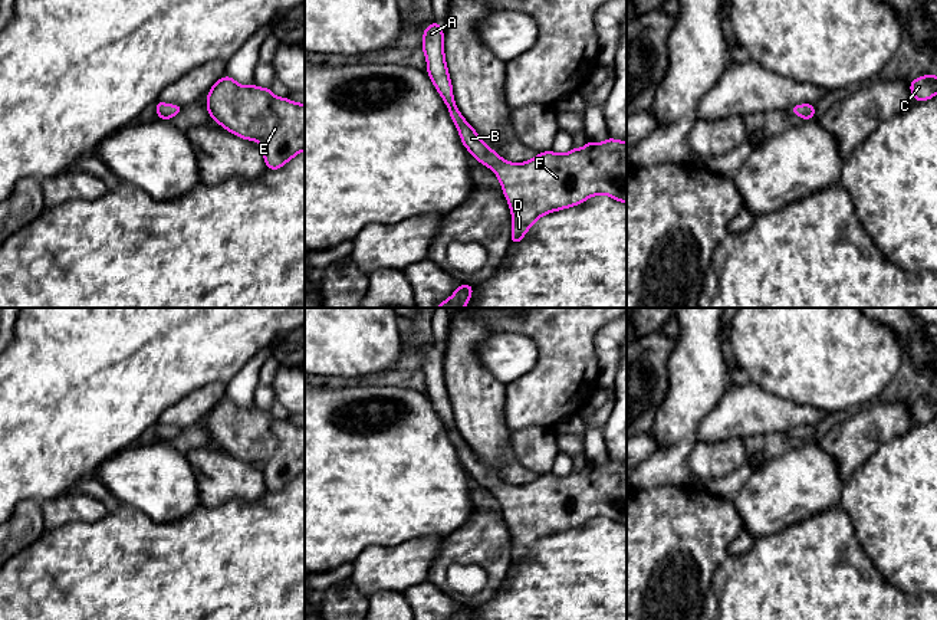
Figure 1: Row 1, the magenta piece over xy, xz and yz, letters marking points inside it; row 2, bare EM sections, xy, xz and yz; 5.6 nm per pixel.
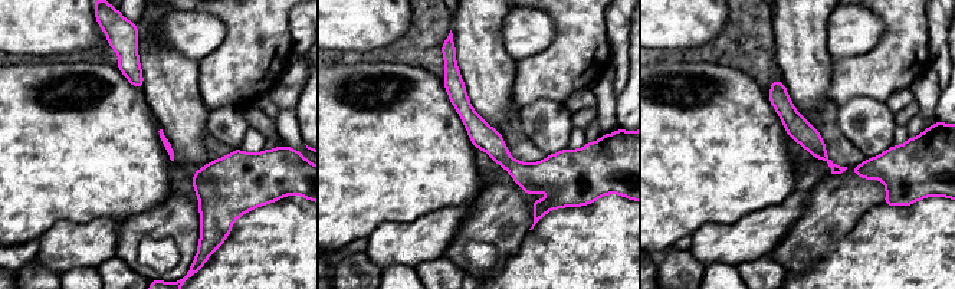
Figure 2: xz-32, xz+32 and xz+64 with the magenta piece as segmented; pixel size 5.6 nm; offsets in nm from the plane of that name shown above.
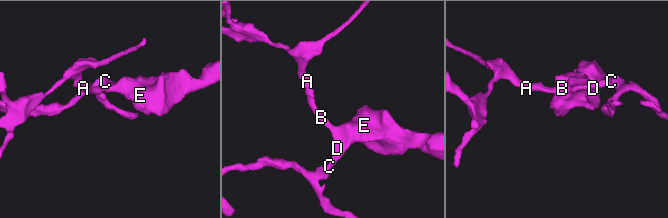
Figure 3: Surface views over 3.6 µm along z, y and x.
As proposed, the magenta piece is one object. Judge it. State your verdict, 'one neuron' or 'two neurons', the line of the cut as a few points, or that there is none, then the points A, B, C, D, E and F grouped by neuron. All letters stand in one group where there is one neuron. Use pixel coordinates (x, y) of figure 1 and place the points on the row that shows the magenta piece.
one neuron; cut none; groups A B C D E F

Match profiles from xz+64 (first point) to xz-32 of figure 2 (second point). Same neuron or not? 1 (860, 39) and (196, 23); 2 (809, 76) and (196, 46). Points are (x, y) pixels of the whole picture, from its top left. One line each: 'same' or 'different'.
1: same
2: different

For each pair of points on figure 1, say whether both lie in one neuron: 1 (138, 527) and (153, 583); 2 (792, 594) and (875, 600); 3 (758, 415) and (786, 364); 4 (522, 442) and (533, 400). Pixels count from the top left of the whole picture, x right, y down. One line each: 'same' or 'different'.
1: same
2: same
3: different
4: different

